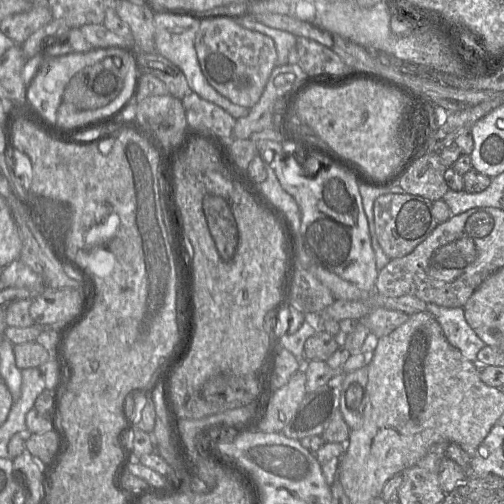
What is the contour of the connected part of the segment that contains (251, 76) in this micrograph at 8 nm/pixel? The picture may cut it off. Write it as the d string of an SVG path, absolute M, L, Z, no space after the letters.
M226 18L202 21L194 46L201 71L208 83L232 103L248 109L258 102L277 66L277 51L272 38Z

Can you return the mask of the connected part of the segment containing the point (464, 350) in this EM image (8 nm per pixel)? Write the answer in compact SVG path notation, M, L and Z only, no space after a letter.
M426 303L426 307L441 326L447 341L466 359L476 363L478 352L486 345L467 323L463 308L448 308L434 303Z

